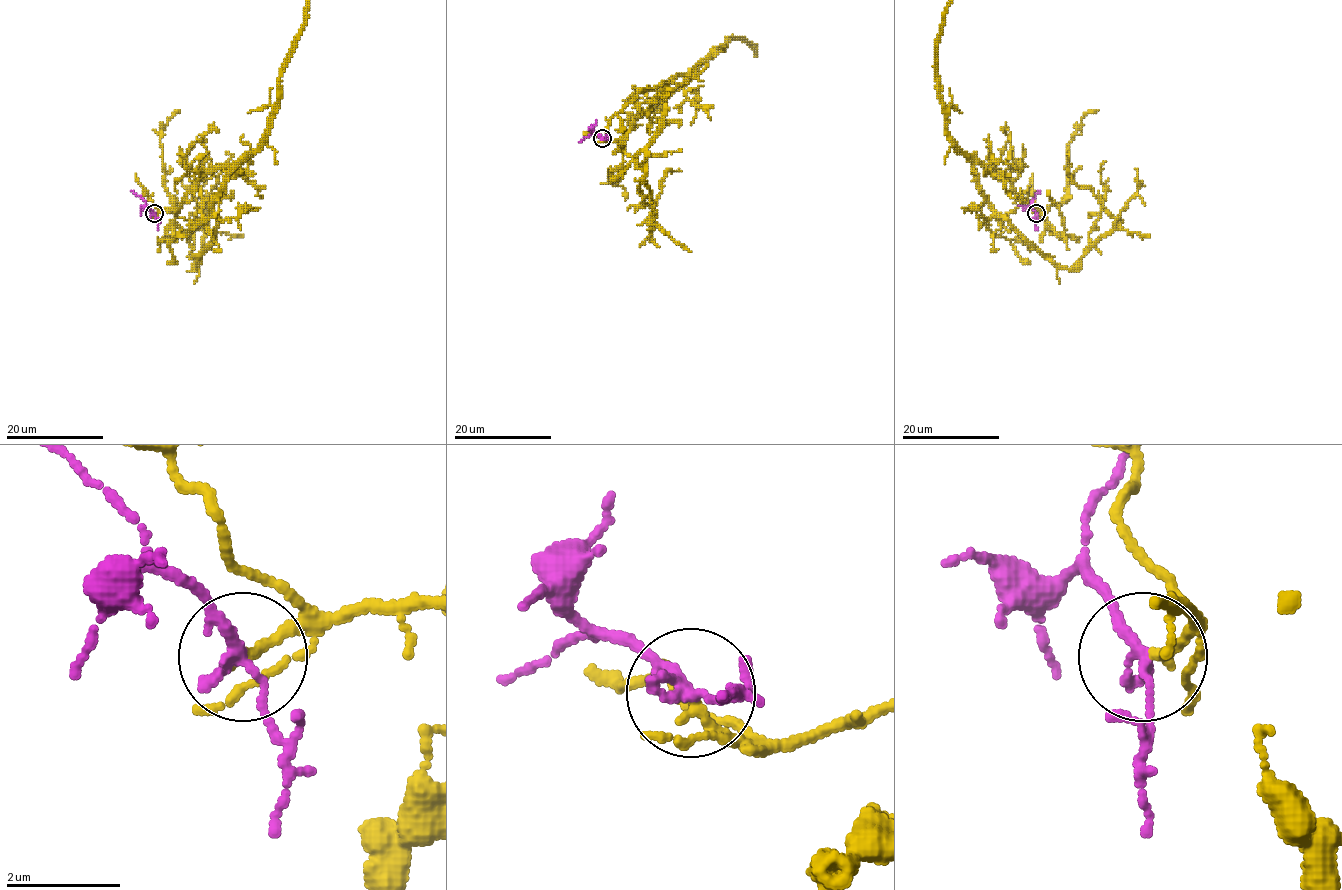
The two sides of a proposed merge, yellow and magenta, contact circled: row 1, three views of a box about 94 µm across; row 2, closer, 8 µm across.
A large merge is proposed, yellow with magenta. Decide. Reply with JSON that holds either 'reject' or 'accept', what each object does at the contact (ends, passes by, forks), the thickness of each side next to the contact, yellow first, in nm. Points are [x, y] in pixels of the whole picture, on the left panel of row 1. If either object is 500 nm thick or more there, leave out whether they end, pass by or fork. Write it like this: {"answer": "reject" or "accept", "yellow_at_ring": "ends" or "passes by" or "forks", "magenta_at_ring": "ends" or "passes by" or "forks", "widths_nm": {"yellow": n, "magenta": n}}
{"answer": "accept", "yellow_at_ring": "ends", "magenta_at_ring": "passes by", "widths_nm": {"yellow": 180, "magenta": 200}}

